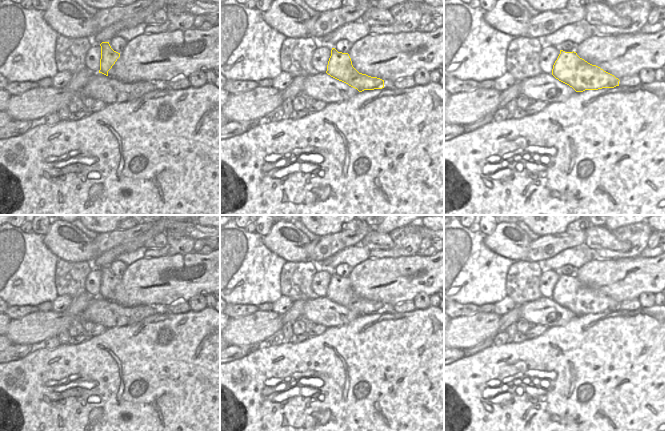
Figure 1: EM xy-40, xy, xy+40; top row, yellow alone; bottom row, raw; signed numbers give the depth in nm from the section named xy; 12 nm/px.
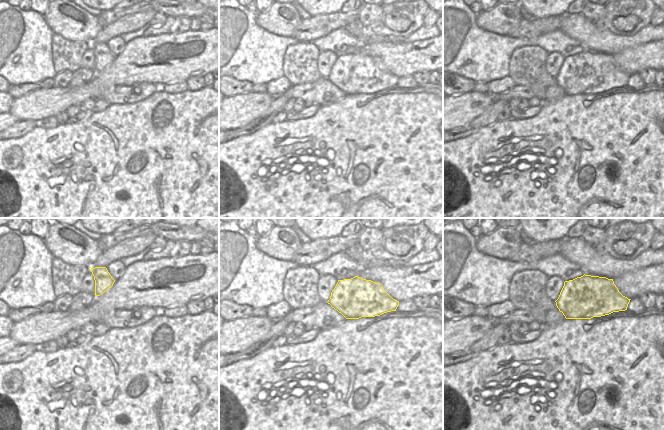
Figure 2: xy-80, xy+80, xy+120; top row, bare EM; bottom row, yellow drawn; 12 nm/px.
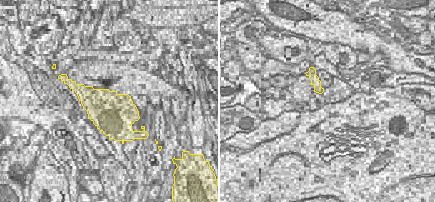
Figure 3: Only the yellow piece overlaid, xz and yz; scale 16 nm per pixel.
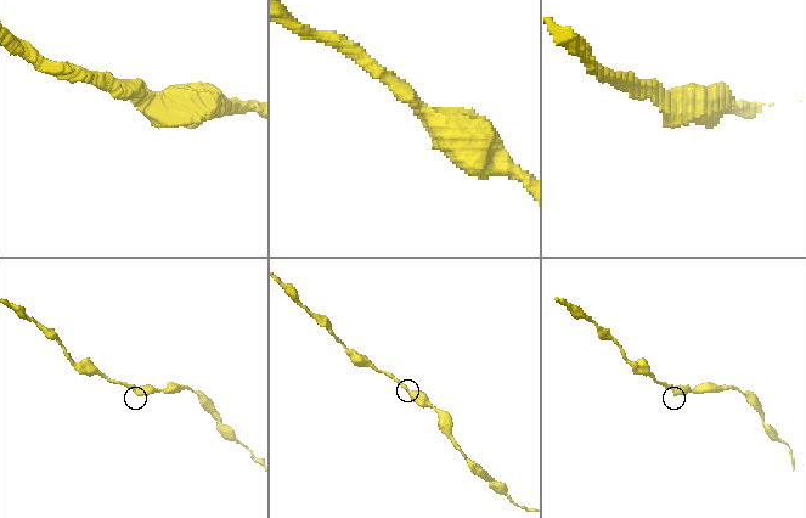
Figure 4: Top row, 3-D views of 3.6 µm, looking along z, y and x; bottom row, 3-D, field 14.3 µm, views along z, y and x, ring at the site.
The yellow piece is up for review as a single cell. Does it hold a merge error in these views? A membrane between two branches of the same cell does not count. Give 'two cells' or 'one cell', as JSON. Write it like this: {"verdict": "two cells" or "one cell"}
{"verdict": "one cell"}

